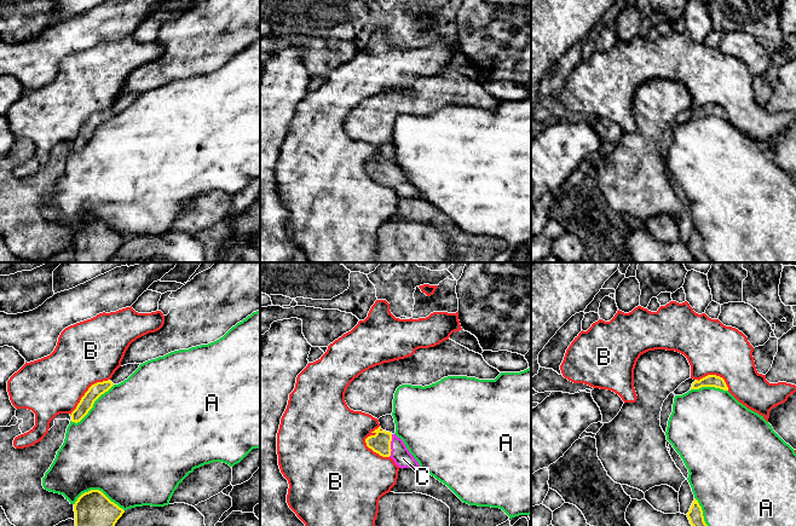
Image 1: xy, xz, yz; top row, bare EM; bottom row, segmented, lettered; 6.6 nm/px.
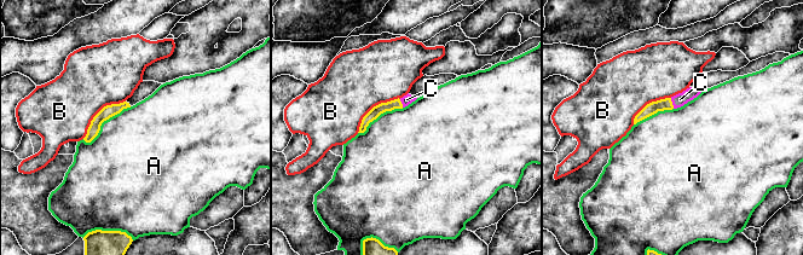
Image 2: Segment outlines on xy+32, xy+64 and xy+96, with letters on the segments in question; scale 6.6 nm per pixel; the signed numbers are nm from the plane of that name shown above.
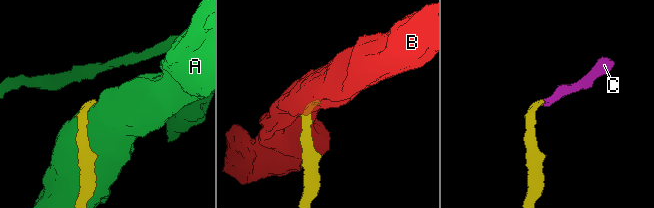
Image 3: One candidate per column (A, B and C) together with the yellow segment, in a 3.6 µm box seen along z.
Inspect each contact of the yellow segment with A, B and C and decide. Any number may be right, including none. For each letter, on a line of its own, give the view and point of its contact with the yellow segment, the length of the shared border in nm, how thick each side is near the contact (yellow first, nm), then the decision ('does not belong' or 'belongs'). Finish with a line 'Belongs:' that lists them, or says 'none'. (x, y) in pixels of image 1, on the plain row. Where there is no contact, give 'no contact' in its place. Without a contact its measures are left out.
A: xy (98, 219) | 340 nm | 280/500 nm | does not belong
B: xz (368, 175) | 220 nm | 140/500 nm | does not belong
C: xz (390, 174) | 150 nm | 140/120 nm | belongs
Belongs: C

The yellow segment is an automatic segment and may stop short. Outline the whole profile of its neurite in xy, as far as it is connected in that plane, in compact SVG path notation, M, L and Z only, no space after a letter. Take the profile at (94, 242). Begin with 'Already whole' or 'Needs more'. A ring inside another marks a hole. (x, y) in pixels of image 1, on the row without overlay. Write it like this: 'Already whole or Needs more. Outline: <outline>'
Already whole. Outline: M99 219L82 222L74 241L75 262L108 262L125 242Z

